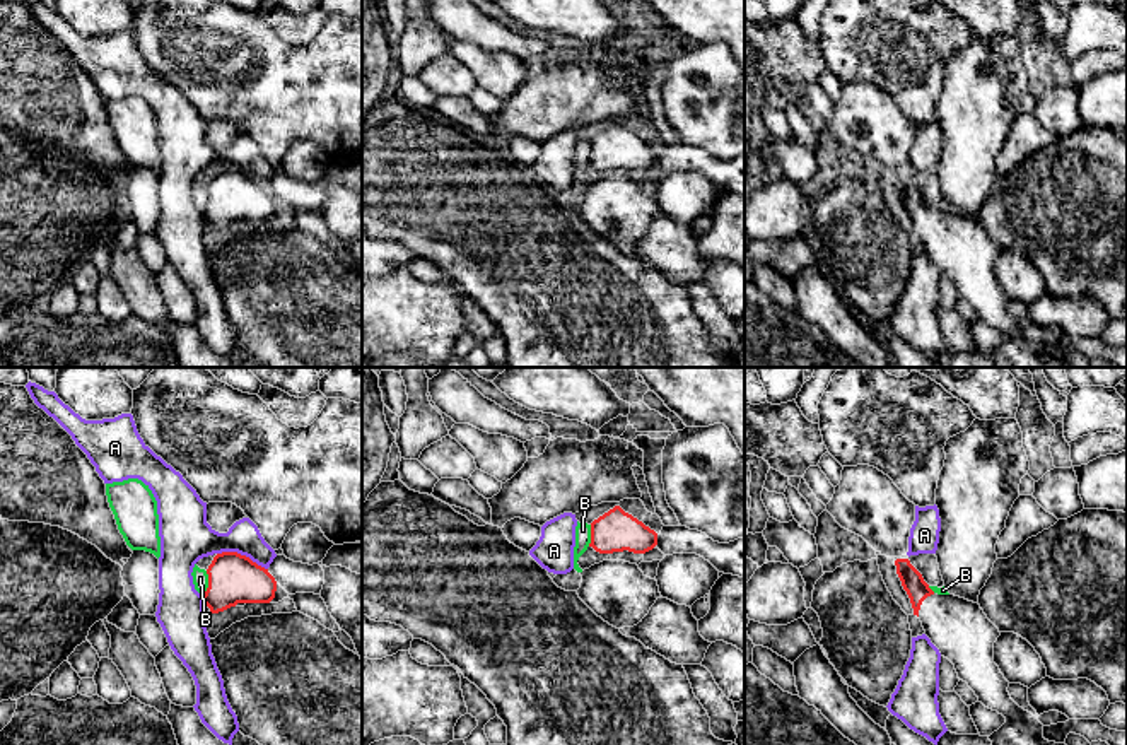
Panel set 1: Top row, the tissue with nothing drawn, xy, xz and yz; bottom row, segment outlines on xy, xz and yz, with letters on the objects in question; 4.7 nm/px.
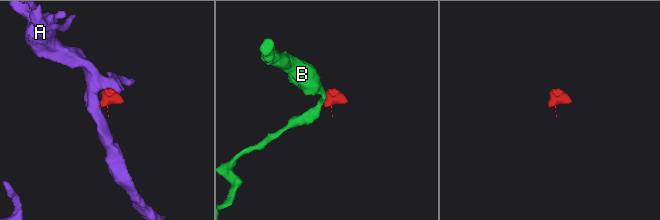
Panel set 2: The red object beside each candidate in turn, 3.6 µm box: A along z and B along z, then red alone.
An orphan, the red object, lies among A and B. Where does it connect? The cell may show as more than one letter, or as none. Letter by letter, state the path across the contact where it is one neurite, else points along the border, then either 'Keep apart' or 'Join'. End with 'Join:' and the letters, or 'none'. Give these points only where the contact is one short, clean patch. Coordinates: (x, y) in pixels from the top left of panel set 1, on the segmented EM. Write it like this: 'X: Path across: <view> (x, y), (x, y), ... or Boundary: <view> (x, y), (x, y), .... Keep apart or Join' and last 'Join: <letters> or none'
A: Keep apart
B: Boundary: xy (207, 571), (207, 590), (202, 595). Keep apart
Join: none

